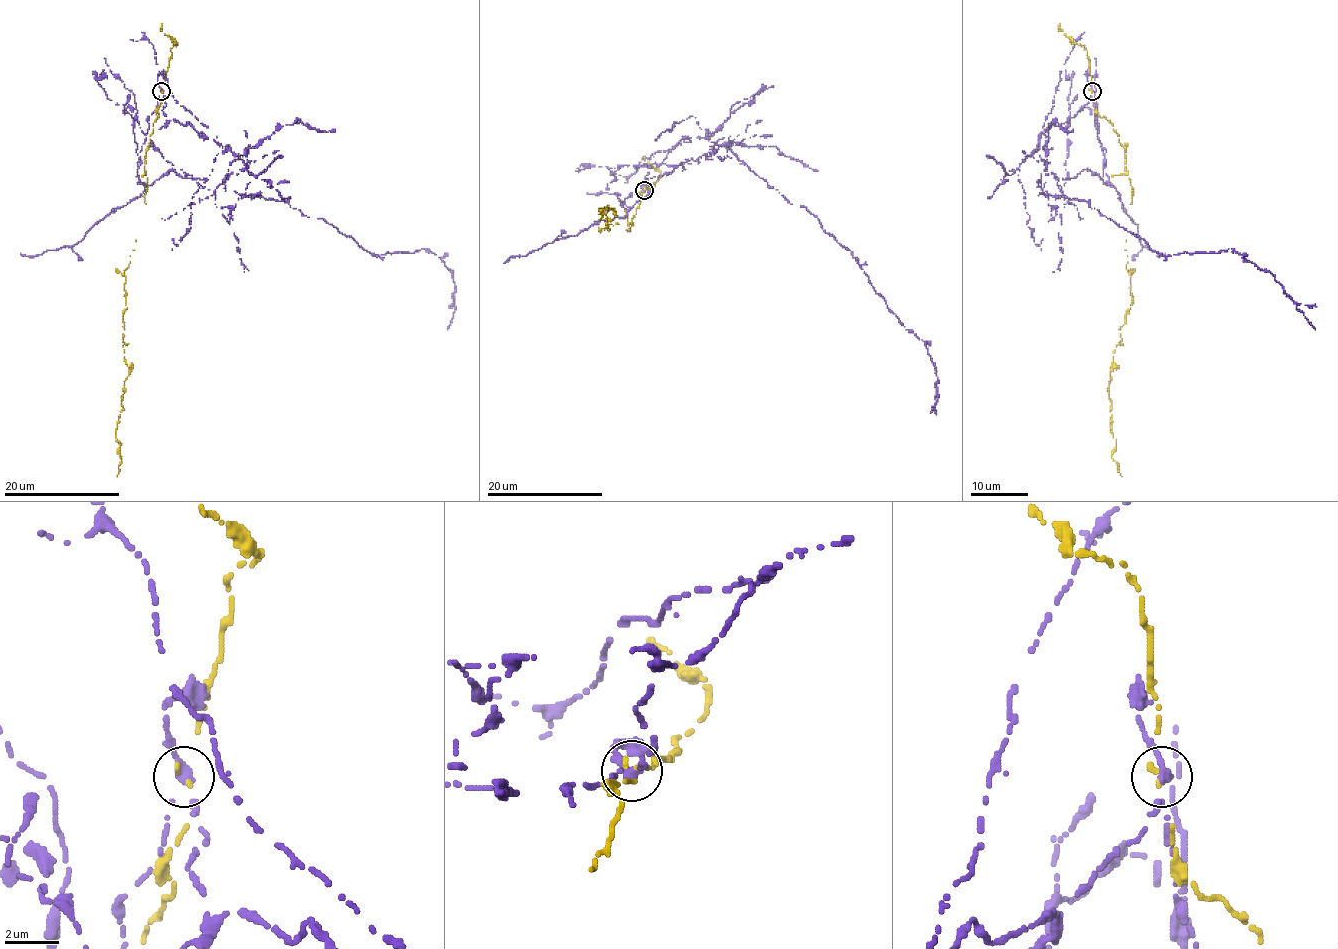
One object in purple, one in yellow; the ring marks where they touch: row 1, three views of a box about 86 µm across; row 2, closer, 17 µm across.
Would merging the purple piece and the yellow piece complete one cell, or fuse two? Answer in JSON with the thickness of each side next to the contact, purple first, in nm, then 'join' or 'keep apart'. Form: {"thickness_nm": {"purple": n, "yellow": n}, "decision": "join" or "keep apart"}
{"thickness_nm": {"purple": 280, "yellow": 180}, "decision": "keep apart"}

